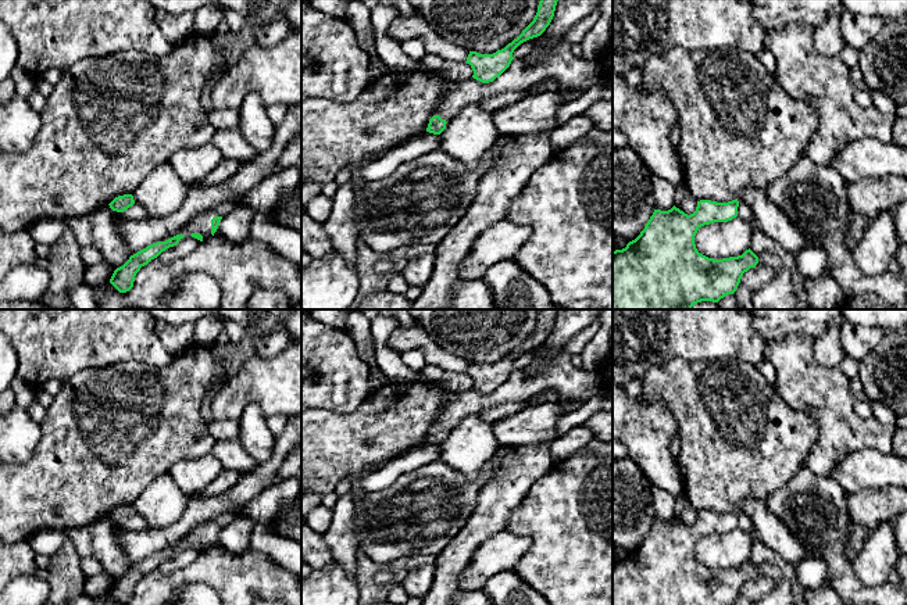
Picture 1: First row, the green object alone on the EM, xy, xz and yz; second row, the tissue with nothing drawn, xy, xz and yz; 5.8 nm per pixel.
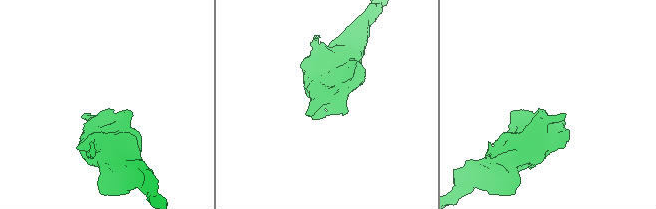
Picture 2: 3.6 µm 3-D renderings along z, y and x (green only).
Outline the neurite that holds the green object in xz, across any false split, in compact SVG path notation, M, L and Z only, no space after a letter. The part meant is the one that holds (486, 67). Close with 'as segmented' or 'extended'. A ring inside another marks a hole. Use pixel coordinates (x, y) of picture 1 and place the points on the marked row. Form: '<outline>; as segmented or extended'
M540 0L533 21L504 49L493 54L469 51L465 62L469 64L474 71L472 78L482 83L489 83L499 78L514 60L514 50L521 43L538 37L546 31L554 17L557 1L558 0Z; as segmented

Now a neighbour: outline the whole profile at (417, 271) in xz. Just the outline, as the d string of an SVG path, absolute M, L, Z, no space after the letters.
M436 251L425 253L401 264L400 272L408 286L422 287L431 278L435 266Z

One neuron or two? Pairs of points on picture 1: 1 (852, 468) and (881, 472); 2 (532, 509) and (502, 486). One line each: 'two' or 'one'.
1: one
2: two

